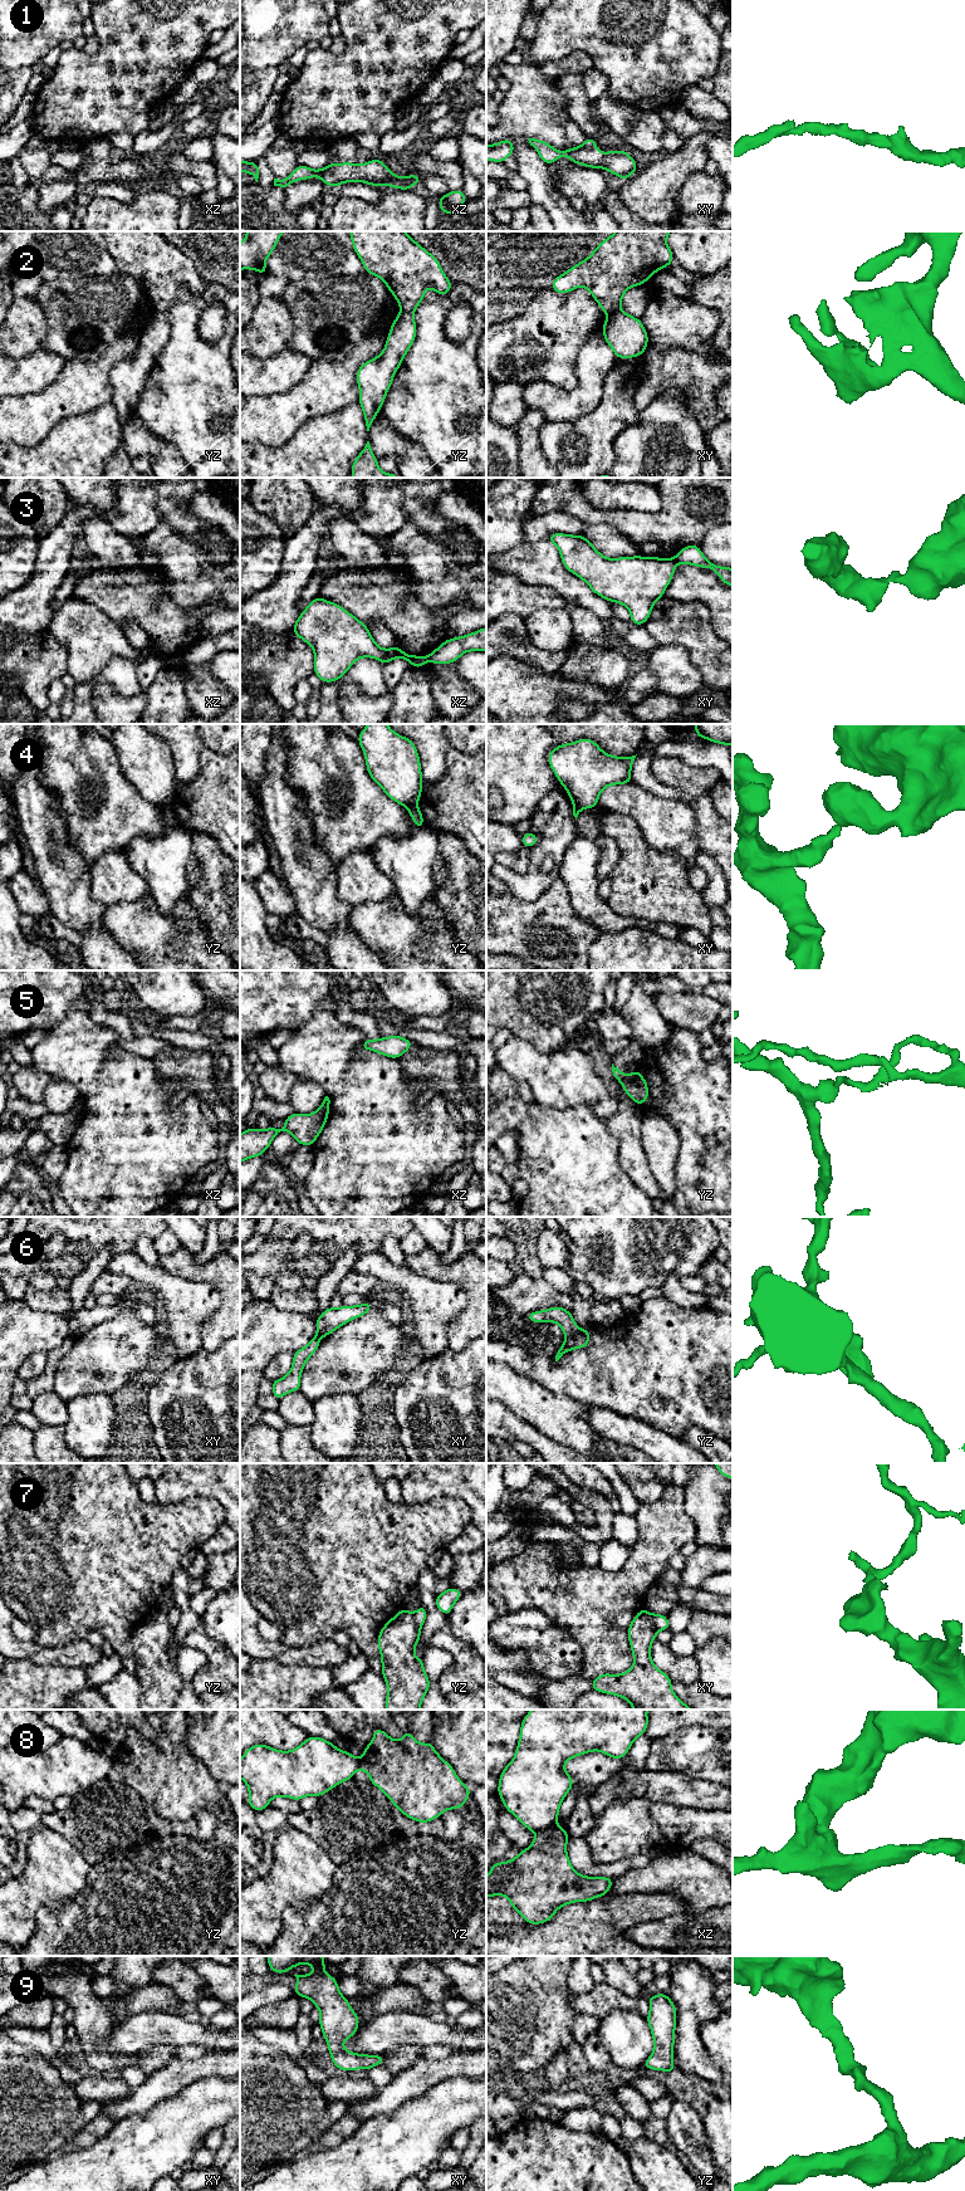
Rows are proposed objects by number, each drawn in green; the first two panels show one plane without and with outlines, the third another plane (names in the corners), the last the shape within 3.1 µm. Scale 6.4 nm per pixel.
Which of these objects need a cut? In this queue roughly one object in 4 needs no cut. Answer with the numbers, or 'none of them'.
2, 3, 4, 5, 6, 7, 8

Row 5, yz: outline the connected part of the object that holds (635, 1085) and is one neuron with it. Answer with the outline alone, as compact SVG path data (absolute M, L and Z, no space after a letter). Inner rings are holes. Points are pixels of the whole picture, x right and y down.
M638 1070L623 1079L622 1089L637 1105L645 1104L648 1099L647 1082Z

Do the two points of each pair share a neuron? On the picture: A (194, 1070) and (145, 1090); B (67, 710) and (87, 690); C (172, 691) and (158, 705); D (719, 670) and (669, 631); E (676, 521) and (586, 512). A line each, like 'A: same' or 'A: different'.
A: different
B: different
C: same
D: same
E: same

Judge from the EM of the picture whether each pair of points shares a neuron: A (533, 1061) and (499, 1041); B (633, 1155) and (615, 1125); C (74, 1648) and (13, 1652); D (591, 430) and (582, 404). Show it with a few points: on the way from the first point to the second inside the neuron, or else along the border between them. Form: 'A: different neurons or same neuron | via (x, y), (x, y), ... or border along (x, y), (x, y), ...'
A: different neurons | border along (513, 1036), (499, 1048)
B: same neuron | via (631, 1148), (630, 1140), (622, 1133)
C: same neuron | via (59, 1654), (28, 1652)
D: different neurons | border along (603, 390), (591, 411), (557, 421)

